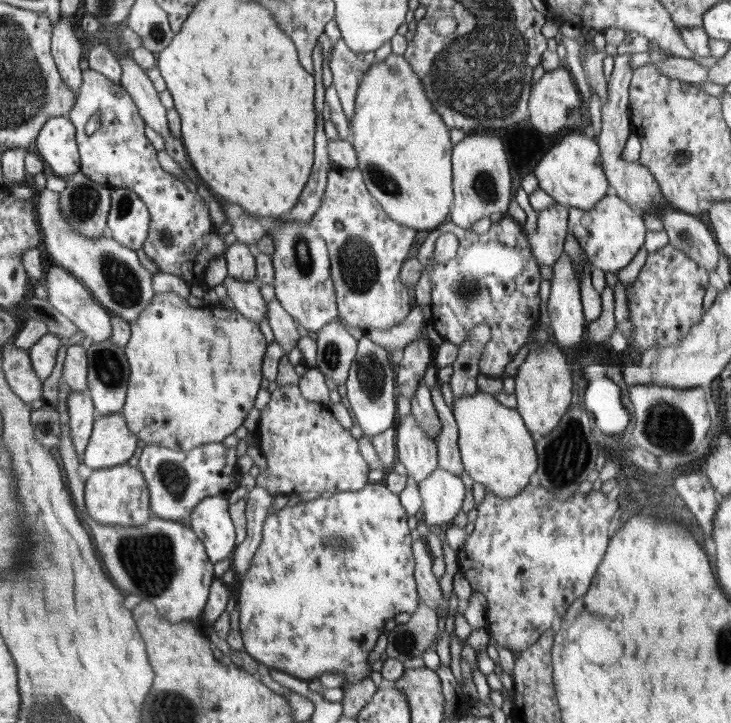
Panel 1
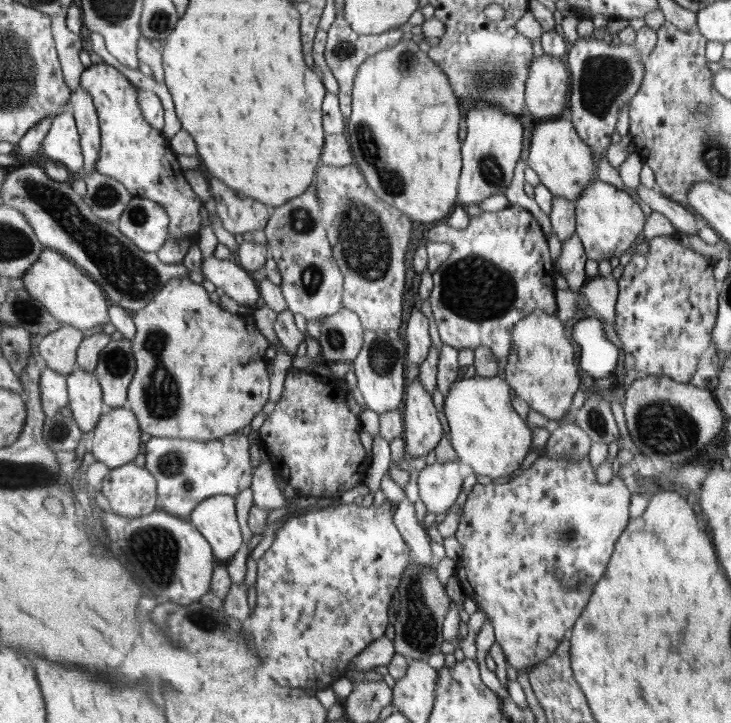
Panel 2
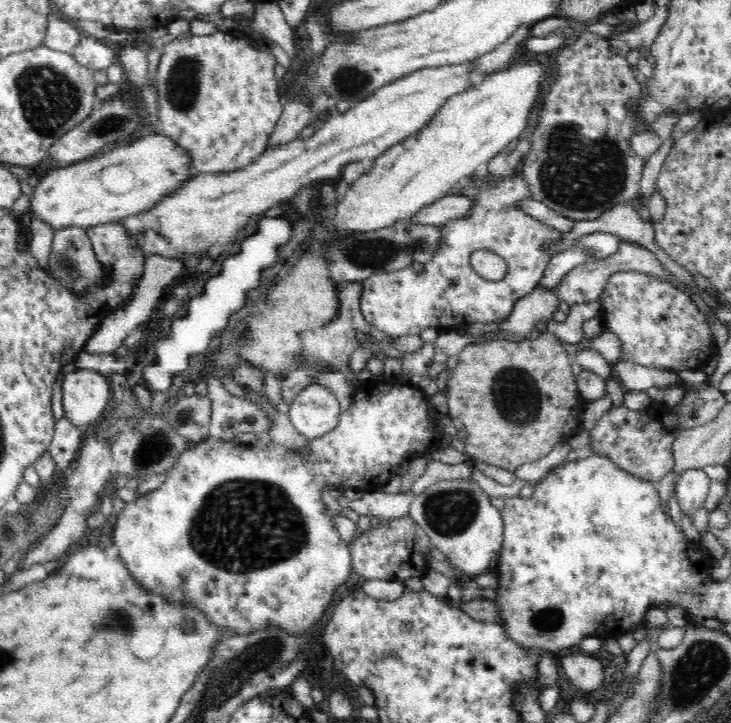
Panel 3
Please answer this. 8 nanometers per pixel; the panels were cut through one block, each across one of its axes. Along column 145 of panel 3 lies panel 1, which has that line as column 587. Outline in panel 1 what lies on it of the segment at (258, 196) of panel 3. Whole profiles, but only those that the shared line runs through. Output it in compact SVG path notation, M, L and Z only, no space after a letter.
M613 193L604 196L592 210L569 209L568 231L578 240L588 261L596 268L612 274L626 268L644 246L647 225L642 212Z

